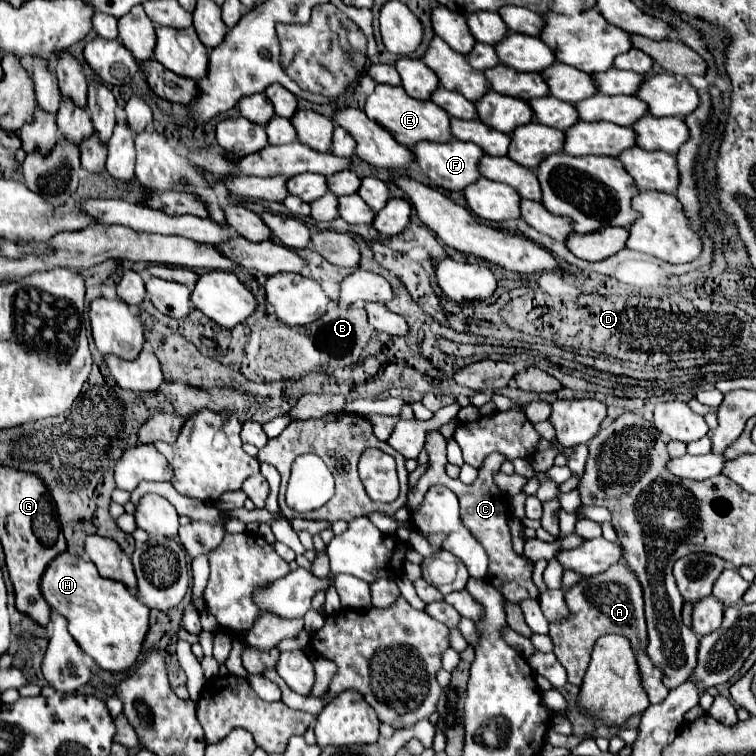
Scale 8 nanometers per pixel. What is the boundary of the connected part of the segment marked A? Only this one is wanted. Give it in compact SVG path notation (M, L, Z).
M619 562L615 566L609 566L603 574L595 574L591 578L583 578L577 584L573 584L569 590L565 590L565 602L567 610L571 610L571 616L551 622L551 640L555 644L555 656L561 662L561 666L567 670L567 682L573 686L579 686L583 682L585 670L591 660L593 644L603 634L619 634L629 638L631 648L635 650L639 674L641 674L641 686L649 696L651 704L659 704L667 698L669 690L661 682L661 670L655 668L655 664L647 658L647 628L645 628L645 616L643 616L643 588L639 586L639 580L635 574L631 574L631 568L627 562Z

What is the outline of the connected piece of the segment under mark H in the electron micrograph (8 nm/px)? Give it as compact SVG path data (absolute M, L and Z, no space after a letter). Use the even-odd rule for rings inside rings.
M69 552L57 554L43 572L41 594L51 610L67 618L69 634L81 650L99 664L99 668L125 672L137 662L149 626L149 608L121 582L101 578L93 562Z

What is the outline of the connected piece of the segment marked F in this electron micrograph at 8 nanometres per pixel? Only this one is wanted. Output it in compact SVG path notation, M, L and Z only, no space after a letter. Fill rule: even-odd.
M423 140L423 142L417 142L411 150L413 150L415 162L423 170L423 174L427 174L429 180L439 188L463 190L463 186L469 186L471 182L481 178L481 174L477 170L477 162L483 156L483 150L479 150L479 146L475 146L473 142L451 140L451 142L445 142L445 144L437 144L437 142Z

